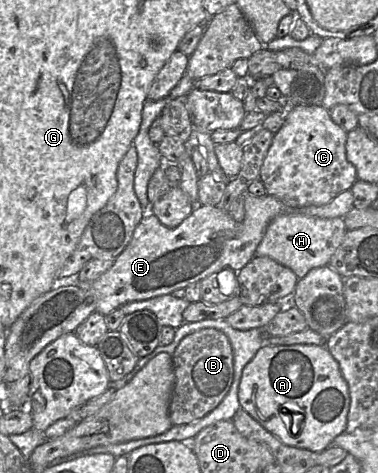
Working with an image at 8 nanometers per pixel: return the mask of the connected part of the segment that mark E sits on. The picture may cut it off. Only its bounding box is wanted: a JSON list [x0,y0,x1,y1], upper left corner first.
[76,190,355,316]

